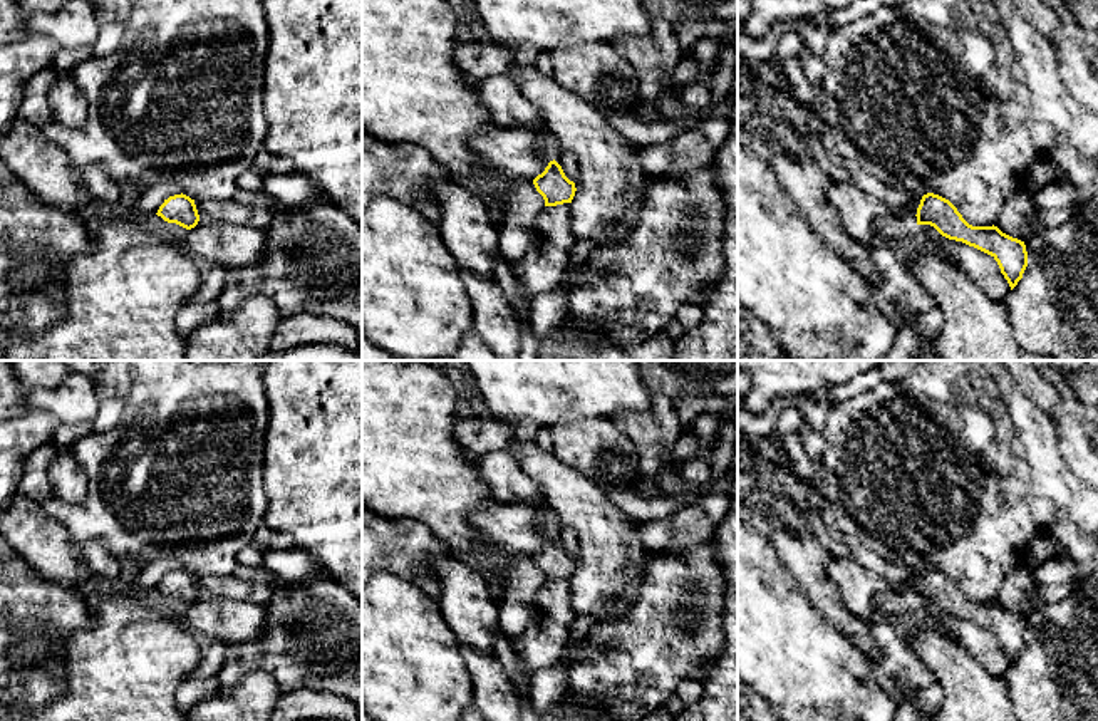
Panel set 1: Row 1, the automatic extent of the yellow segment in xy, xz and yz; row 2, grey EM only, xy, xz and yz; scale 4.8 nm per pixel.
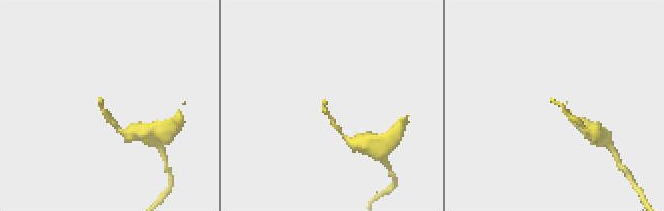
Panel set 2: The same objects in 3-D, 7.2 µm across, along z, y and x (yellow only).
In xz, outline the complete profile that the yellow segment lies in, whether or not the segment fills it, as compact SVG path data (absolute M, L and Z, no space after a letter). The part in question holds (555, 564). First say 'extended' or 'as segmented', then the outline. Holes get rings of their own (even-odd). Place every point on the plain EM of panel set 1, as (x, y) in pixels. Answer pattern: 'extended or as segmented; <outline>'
as segmented; M555 535L533 555L533 560L543 572L545 582L572 578L577 567L575 558L565 552L562 542Z

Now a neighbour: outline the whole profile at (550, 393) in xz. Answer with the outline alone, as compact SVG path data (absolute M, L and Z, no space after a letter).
M461 360L488 411L516 423L528 418L540 429L583 419L614 419L619 412L645 412L652 392L645 387L637 360Z

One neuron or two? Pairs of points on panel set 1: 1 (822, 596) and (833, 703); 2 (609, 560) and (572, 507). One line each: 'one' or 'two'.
1: two
2: one

